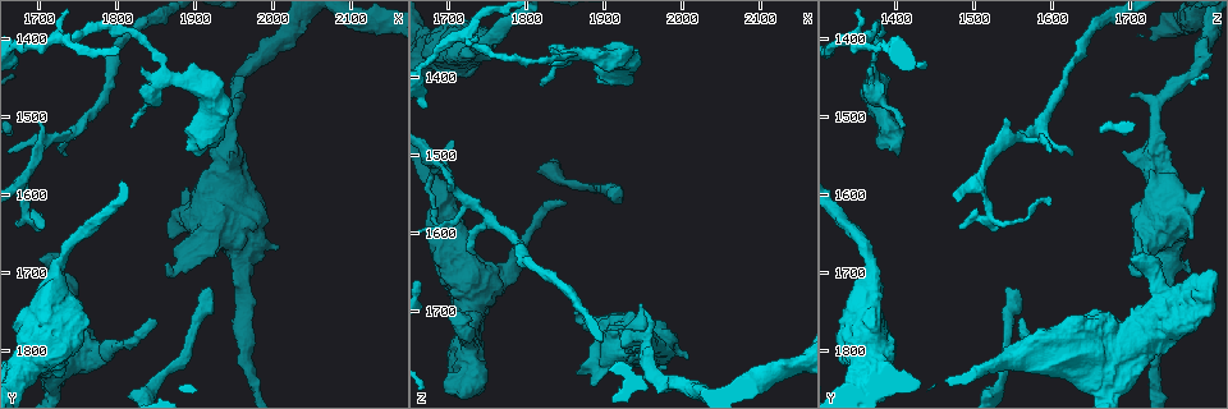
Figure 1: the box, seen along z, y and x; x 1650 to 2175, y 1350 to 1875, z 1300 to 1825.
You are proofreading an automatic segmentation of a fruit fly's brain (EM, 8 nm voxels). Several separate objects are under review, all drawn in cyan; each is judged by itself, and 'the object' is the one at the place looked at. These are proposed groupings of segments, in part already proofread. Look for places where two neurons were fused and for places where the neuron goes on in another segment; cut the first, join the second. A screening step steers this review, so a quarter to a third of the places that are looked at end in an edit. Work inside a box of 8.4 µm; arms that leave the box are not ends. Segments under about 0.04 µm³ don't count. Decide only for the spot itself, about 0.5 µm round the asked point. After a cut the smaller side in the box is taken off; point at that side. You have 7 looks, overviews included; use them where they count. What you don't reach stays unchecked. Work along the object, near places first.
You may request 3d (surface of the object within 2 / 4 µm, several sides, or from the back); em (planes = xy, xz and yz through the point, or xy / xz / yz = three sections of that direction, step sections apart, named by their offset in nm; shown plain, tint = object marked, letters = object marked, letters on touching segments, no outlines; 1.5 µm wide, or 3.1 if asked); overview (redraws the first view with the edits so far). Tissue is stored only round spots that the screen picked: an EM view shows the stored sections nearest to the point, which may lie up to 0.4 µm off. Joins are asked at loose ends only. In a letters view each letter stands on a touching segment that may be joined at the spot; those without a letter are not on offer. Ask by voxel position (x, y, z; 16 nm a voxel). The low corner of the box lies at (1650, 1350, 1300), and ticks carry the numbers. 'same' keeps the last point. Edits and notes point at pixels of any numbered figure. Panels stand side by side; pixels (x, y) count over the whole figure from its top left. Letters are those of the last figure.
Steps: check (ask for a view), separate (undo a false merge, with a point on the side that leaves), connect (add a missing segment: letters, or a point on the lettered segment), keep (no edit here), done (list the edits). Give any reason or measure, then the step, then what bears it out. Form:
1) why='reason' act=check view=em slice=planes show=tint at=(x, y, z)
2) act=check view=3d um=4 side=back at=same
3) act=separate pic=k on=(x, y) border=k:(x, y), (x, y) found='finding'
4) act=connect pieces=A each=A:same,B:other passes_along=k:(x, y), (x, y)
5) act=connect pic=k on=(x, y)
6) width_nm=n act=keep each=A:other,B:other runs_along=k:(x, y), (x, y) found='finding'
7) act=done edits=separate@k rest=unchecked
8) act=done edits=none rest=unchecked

why='free end' act=check view=3d um=4 side=back at=(1820, 1510, 1410)

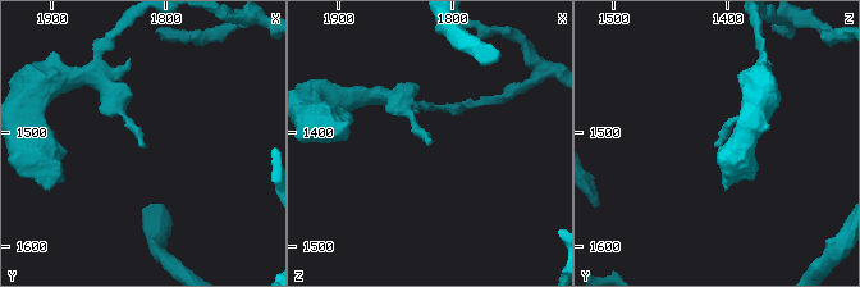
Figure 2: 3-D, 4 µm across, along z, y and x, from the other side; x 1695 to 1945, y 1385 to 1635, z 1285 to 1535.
act=check view=em slice=planes show=letters at=(1820, 1512, 1412)

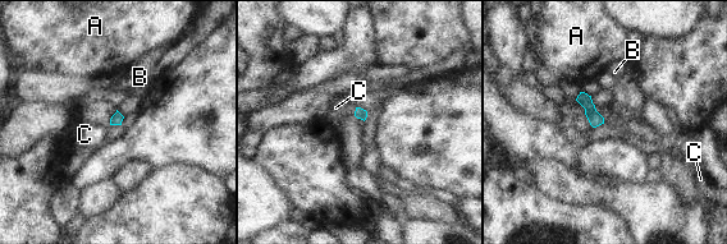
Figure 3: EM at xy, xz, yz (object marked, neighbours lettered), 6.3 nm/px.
act=connect pieces=C each=A:other,B:other,C:same passes_along=3:(360, 113), (355, 111), (335, 107) found='it goes on there'

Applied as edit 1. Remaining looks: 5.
why='see it whole again' act=check view=overview

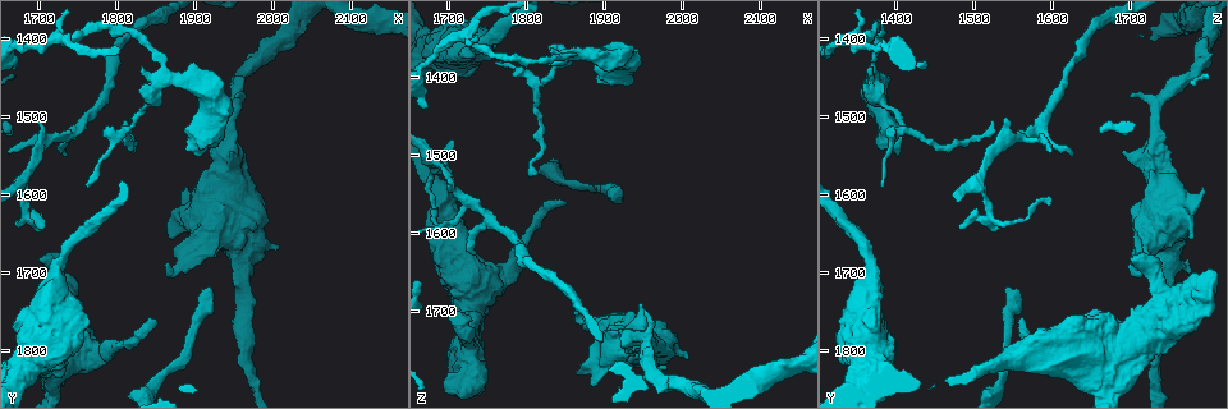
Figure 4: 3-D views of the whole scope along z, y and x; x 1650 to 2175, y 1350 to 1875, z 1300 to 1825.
act=check view=em slice=planes show=tint at=(1920, 1720, 1540)

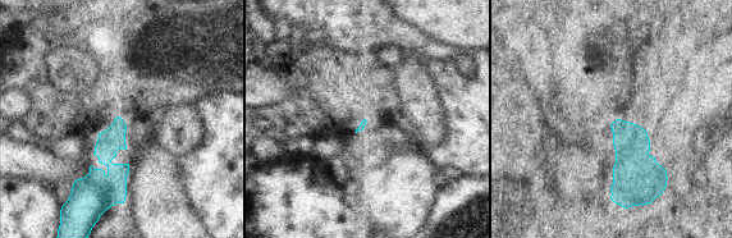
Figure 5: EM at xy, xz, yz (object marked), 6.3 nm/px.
act=check view=em slice=planes show=letters at=same

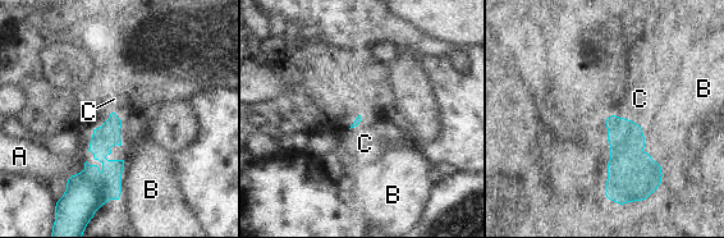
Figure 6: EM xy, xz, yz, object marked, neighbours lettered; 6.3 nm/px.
act=connect pieces=C each=A:other,B:other,C:same passes_along=6:(627, 158), (627, 119), (640, 99) found='the neuron continues'

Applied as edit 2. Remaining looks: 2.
why='redraw' act=check view=overview

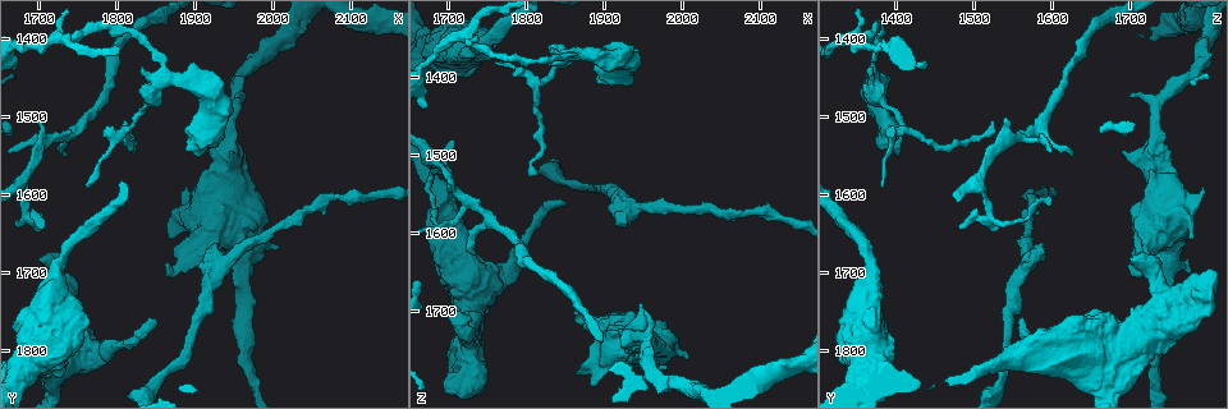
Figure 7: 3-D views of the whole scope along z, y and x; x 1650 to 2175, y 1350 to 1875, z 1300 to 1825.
why='thin end' act=check view=em slice=planes show=letters at=(1685, 1605, 1595)

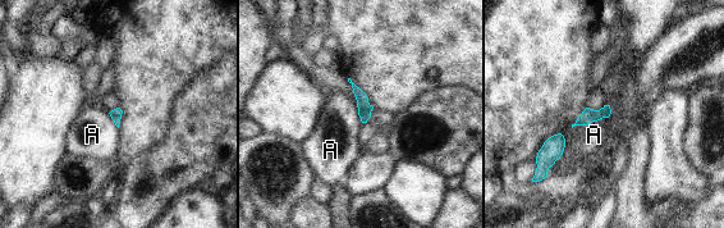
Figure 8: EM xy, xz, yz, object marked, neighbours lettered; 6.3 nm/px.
act=keep each=A:other border=8:(610, 105), (608, 117), (585, 126) found='none of them fits'

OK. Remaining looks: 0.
act=done edits=connect@3,connect@6 rest=unchecked

